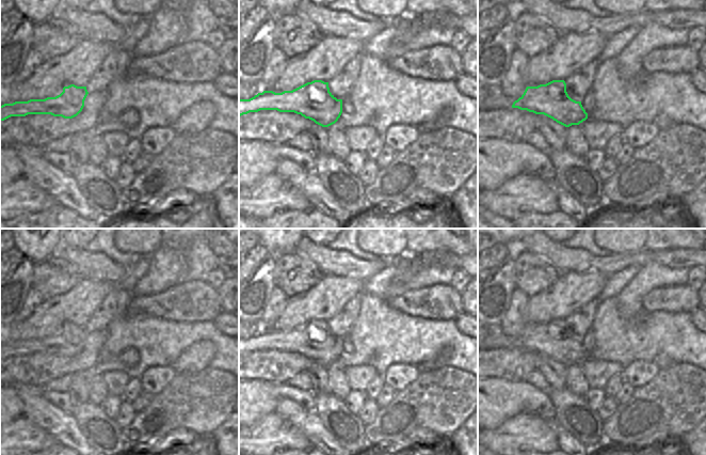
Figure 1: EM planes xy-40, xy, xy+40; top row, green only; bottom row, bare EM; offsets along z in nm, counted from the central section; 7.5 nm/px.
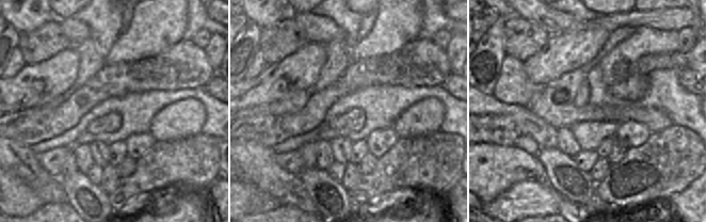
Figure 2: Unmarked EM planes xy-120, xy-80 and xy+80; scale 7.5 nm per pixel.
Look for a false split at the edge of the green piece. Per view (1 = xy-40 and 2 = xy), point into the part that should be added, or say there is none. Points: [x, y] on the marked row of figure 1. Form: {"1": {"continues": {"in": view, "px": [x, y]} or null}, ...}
{"1": {"continues": null}, "2": {"continues": null}}

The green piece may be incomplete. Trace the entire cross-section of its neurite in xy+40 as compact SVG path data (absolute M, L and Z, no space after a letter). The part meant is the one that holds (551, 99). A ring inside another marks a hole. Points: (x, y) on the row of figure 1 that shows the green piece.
M564 80L527 87L524 94L513 103L512 108L544 114L565 127L579 125L588 119L581 101L568 96Z

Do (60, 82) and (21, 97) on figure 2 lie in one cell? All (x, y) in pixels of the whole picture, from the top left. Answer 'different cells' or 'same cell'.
same cell

